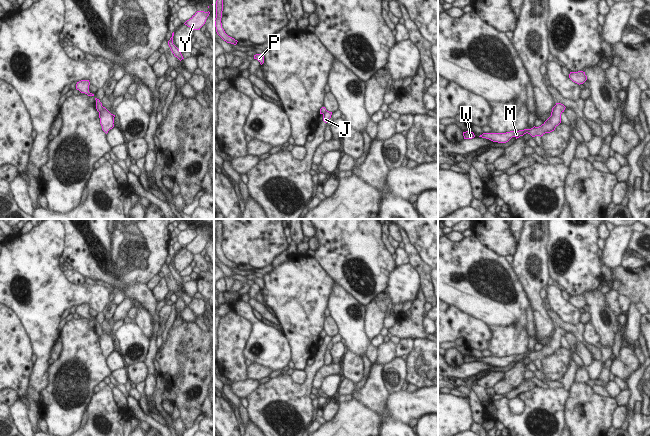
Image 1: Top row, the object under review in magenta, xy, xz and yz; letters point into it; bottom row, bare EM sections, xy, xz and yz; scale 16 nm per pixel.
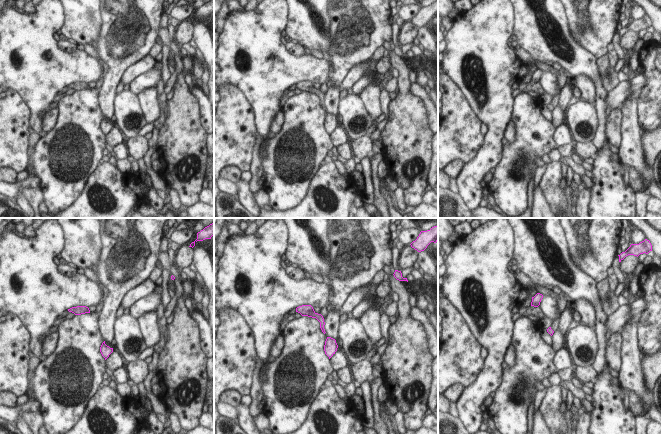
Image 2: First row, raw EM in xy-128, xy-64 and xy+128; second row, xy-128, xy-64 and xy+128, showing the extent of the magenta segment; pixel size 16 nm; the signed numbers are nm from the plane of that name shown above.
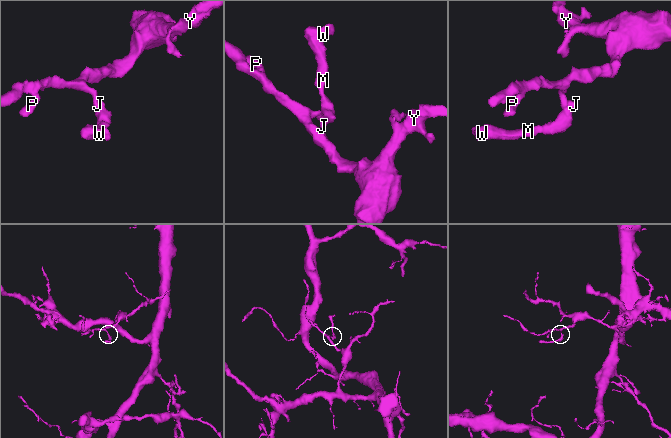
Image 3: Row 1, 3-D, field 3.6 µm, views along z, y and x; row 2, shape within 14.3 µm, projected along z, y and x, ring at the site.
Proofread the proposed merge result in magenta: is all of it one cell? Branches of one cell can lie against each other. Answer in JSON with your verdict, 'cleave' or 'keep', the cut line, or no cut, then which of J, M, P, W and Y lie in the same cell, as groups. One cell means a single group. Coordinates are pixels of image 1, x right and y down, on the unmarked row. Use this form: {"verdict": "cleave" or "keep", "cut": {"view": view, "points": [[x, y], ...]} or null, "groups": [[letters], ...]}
{"verdict": "cleave", "cut": {"view": "xy", "points": [[102, 330], [99, 336]]}, "groups": [["J", "M", "W"], ["P", "Y"]]}

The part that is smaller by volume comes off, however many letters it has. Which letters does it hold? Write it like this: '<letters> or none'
J, M, W.

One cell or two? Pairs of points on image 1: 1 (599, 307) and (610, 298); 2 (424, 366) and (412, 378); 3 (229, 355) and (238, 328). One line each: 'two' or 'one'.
1: two
2: one
3: one

